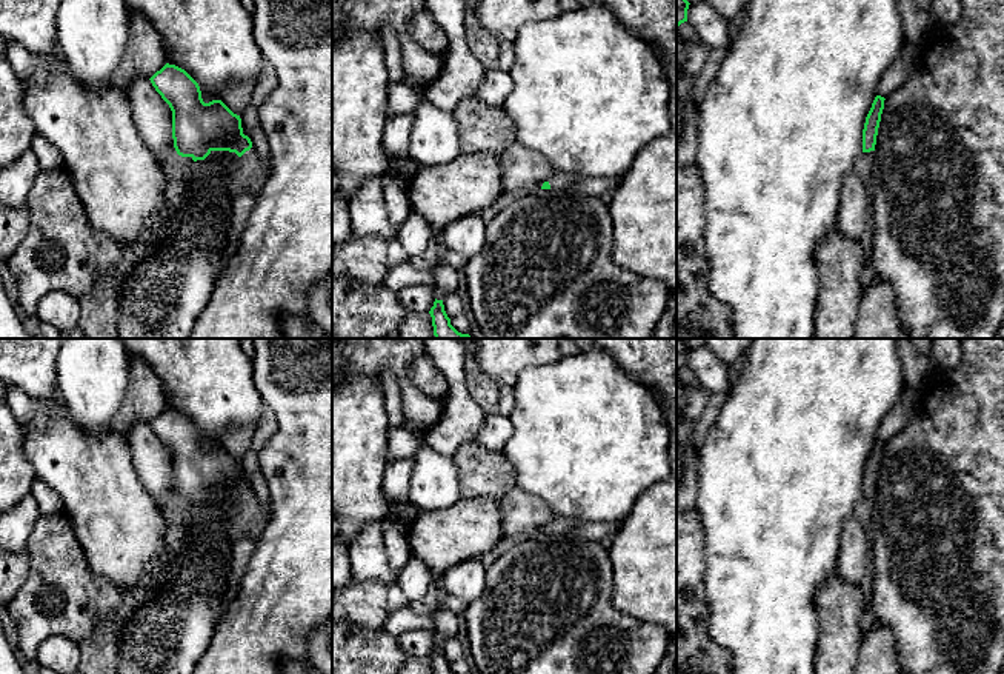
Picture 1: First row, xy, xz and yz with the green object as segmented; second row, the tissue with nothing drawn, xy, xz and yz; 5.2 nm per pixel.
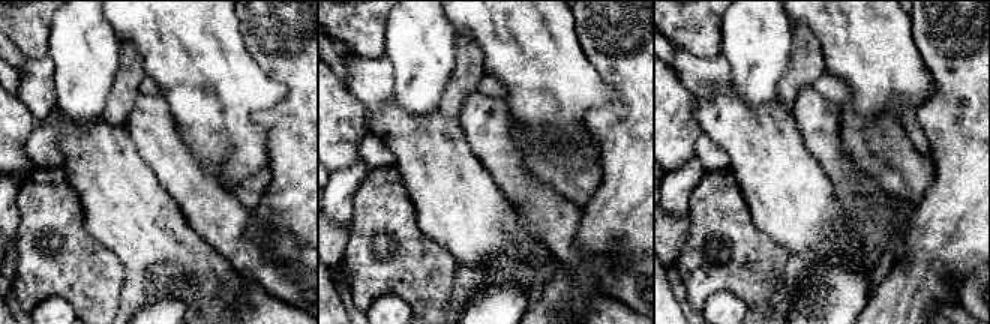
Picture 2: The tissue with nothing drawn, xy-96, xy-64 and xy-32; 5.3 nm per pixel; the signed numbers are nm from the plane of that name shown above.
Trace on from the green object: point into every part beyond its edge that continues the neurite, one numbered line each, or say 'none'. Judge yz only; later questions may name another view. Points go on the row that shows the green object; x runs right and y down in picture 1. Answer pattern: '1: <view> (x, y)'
1: yz (863, 166)

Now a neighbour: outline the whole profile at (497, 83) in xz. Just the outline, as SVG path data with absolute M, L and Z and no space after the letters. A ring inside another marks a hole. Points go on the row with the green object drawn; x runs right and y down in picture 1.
M500 68L487 69L483 83L475 92L475 97L484 102L487 106L503 108L507 95L514 88L512 77L507 71Z

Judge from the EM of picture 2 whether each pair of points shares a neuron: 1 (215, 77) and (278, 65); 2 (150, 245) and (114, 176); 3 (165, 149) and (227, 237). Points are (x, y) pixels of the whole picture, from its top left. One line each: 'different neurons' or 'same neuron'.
1: different neurons
2: same neuron
3: same neuron

